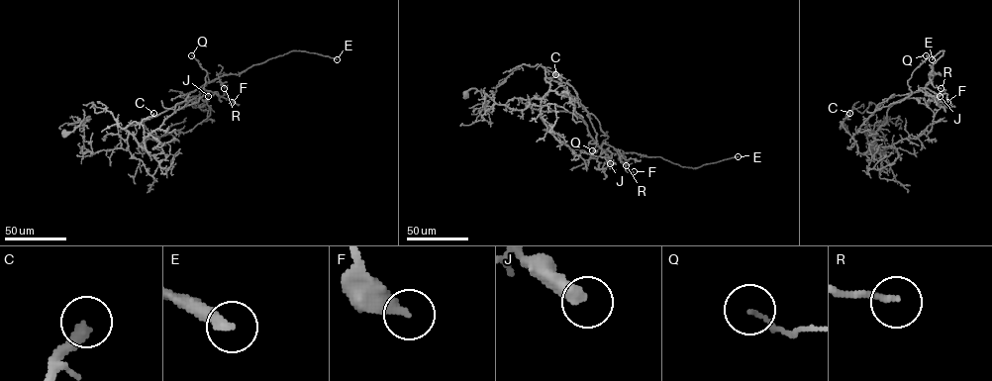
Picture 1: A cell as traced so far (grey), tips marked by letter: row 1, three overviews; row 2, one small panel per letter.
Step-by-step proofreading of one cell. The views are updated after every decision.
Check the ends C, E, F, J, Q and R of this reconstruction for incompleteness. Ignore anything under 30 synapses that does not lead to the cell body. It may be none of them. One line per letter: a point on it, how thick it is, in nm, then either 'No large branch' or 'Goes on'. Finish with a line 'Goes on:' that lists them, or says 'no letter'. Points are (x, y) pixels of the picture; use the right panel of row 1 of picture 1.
C: Place: (849, 113). Thickness 360 nm. Goes on
E: Place: (932, 59). Thickness 320 nm. Goes on
F: Place: (947, 102). Thickness 320 nm. No large branch
J: Place: (940, 96). Thickness 480 nm. No large branch
Q: Place: (926, 55). Thickness 130 nm. No large branch
R: Place: (941, 88). Thickness 180 nm. No large branch
Goes on: C, E

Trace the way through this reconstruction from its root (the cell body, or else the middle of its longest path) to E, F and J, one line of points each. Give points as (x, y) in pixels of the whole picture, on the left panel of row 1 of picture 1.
E: (64, 134), (84, 125), (84, 146), (92, 154), (127, 149), (128, 126), (220, 76), (292, 50), (337, 59)
F: (64, 134), (84, 125), (84, 146), (92, 154), (127, 149), (128, 126), (198, 88), (232, 102)
J: (64, 134), (84, 125), (84, 146), (92, 154), (127, 149), (128, 126), (175, 107), (200, 87), (208, 96)

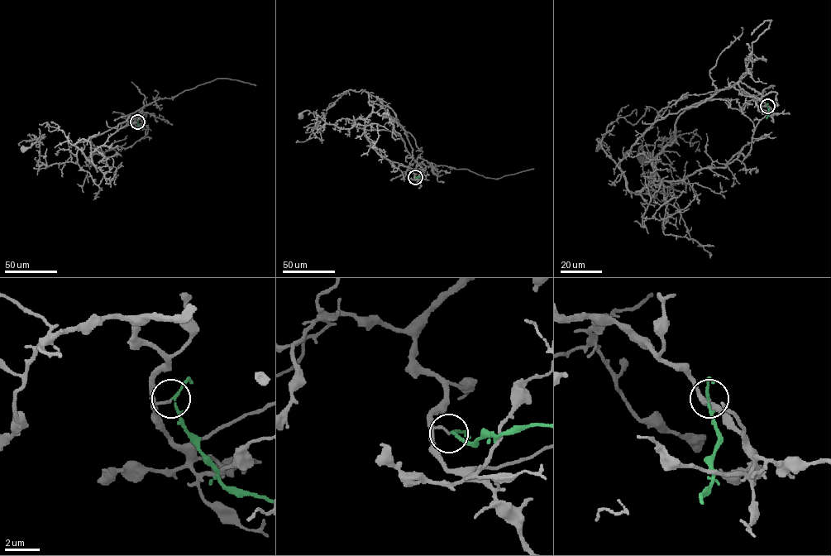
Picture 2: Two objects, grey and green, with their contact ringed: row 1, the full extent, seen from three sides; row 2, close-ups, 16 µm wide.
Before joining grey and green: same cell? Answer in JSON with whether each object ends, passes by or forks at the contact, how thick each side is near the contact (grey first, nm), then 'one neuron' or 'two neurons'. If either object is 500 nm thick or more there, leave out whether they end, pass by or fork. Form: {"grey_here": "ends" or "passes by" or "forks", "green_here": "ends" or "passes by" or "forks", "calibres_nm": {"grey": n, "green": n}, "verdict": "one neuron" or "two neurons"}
{"grey_here": "ends", "green_here": "passes by", "calibres_nm": {"grey": 140, "green": 120}, "verdict": "two neurons"}

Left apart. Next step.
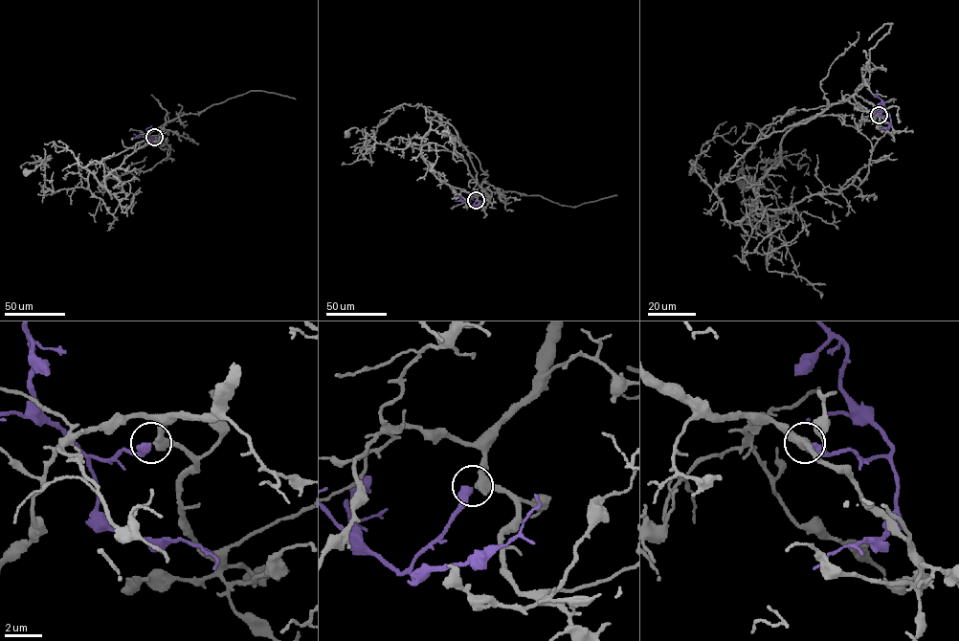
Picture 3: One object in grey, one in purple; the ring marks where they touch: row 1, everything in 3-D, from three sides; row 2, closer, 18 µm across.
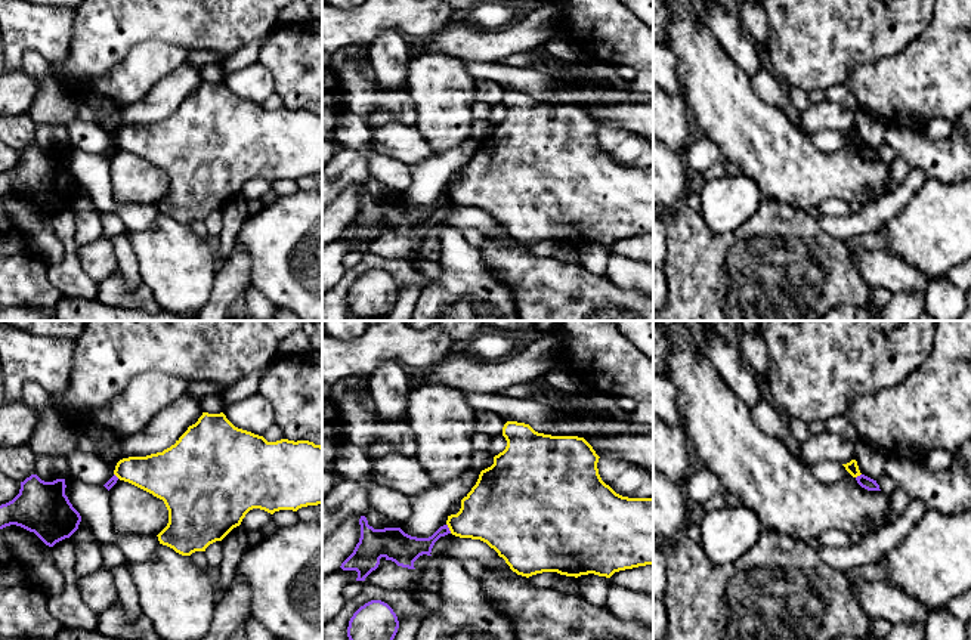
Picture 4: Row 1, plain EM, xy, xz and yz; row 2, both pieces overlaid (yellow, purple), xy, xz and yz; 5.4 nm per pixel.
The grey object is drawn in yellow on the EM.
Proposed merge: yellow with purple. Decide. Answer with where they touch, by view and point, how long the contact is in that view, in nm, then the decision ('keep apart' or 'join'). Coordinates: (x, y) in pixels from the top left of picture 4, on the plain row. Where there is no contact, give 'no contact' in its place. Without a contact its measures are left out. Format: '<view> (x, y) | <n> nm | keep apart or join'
xz (448, 195) | 60 nm | keep apart

